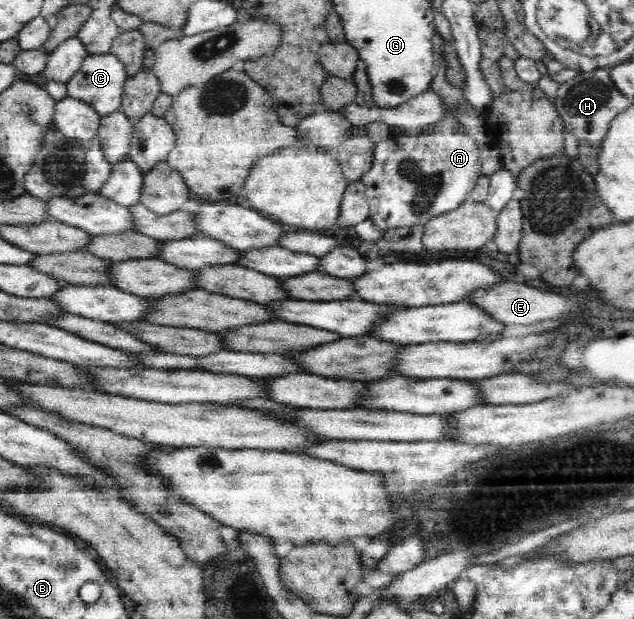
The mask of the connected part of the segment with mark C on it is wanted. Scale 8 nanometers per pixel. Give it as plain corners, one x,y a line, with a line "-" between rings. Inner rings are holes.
104,52
103,55
88,54
83,63
80,64
79,71
69,79
66,84
68,95
73,99
81,99
89,103
100,117
105,117
113,111
118,111
122,104
124,85
127,81
126,67
119,61
117,55

